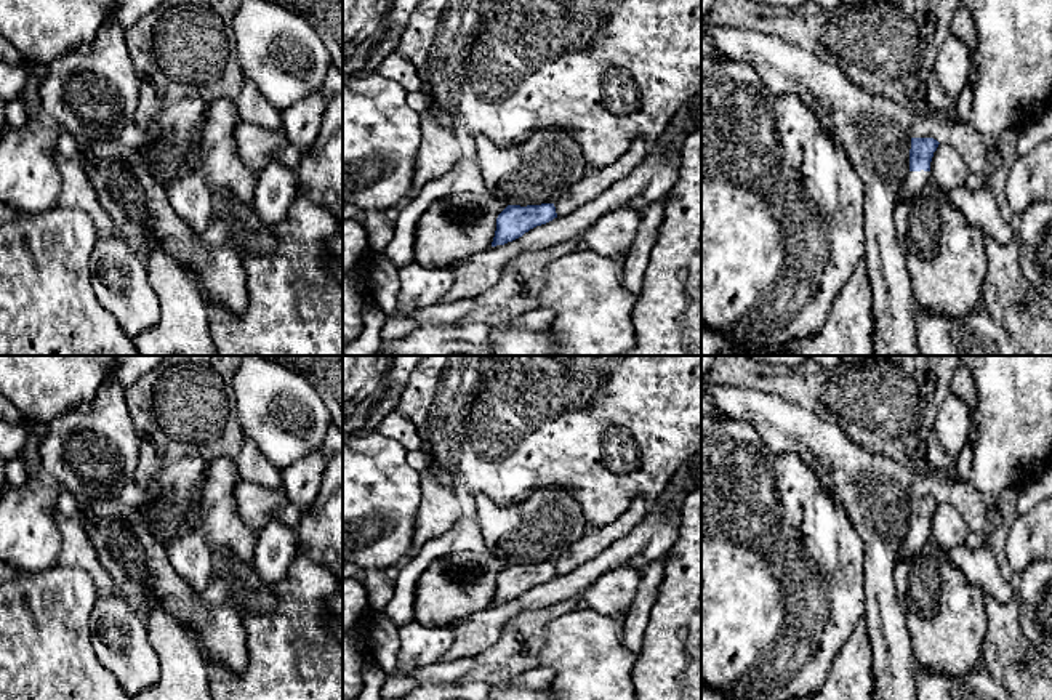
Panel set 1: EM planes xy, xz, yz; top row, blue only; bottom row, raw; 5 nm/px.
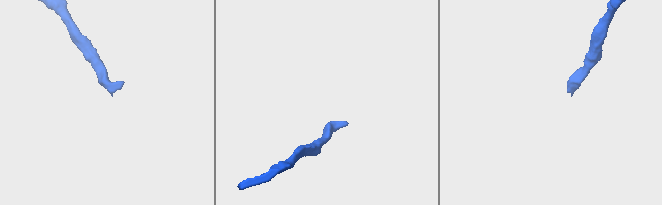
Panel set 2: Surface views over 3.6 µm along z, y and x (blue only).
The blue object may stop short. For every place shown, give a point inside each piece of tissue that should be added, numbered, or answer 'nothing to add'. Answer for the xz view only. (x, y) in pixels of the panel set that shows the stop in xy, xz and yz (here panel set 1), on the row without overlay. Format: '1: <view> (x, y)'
nothing to add

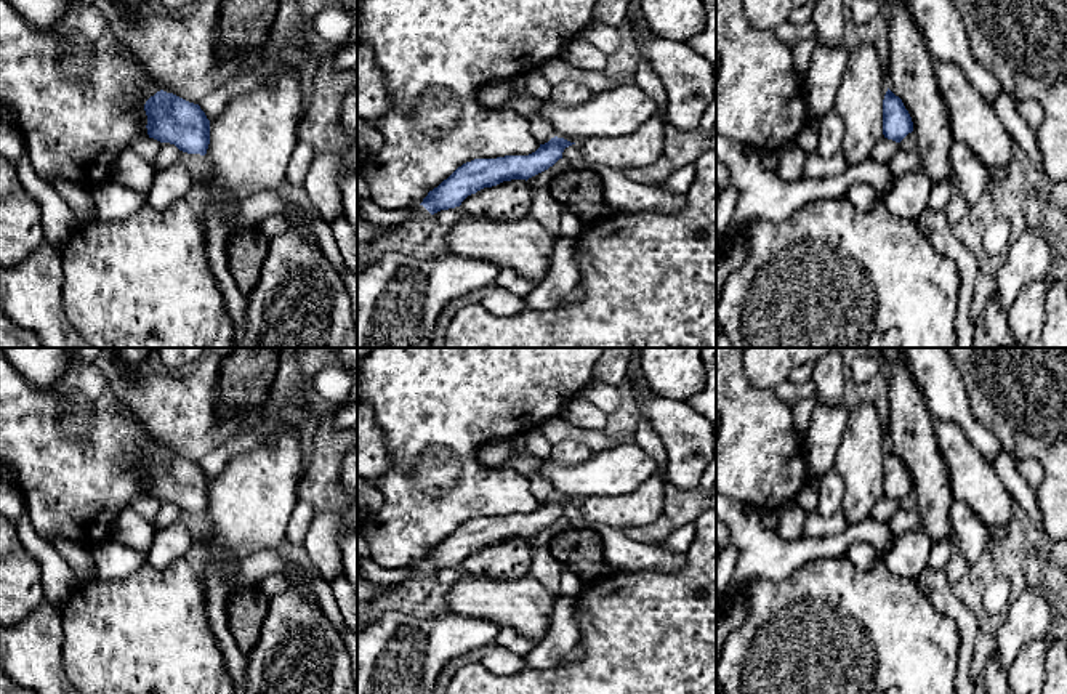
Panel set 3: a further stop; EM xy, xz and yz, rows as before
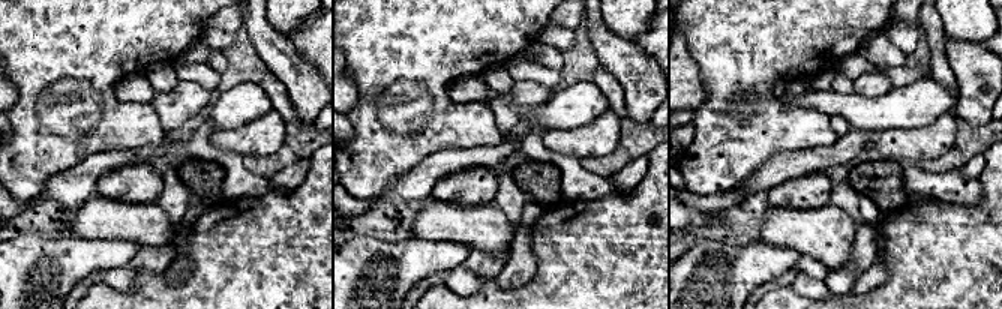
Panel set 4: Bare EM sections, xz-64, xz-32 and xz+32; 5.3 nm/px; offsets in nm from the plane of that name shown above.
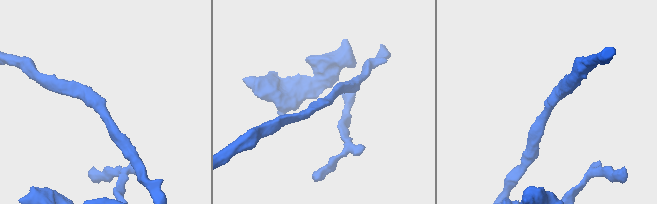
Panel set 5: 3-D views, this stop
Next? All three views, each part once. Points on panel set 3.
nothing to add

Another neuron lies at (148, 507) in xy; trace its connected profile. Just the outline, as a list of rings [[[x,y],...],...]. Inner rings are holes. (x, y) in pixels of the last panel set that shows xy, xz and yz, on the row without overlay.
[[[154,497],[135,498],[130,503],[130,510],[139,513],[146,521],[154,523],[159,514],[160,503],[162,502]]]

